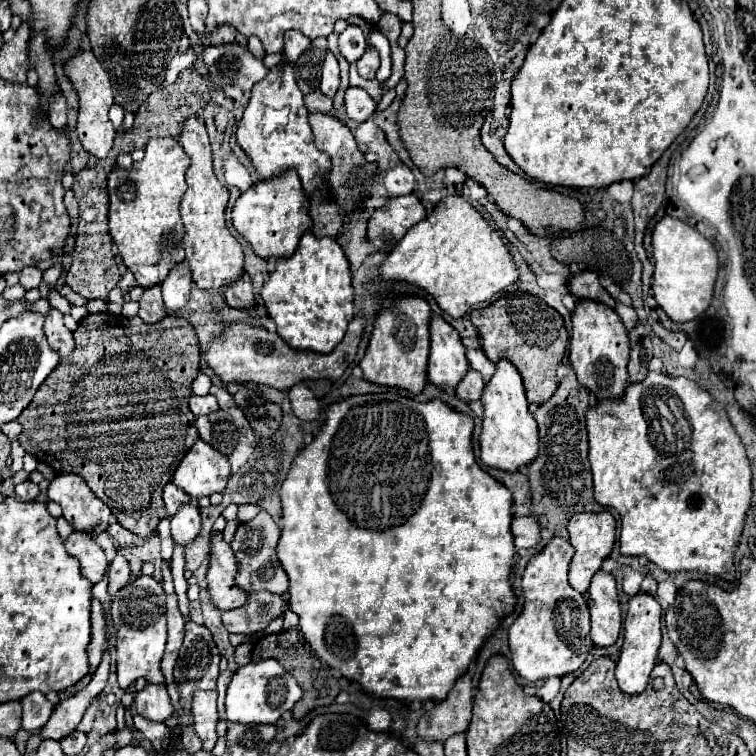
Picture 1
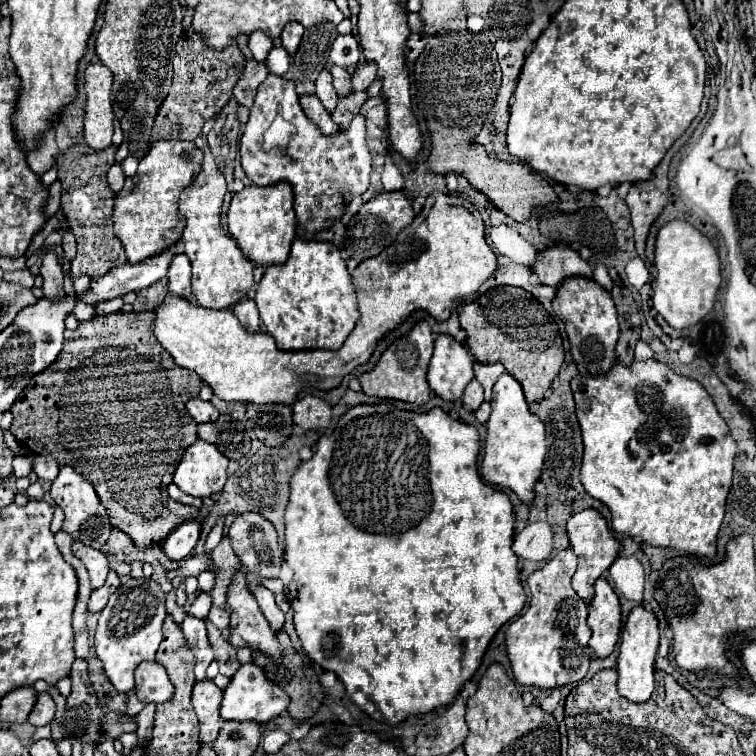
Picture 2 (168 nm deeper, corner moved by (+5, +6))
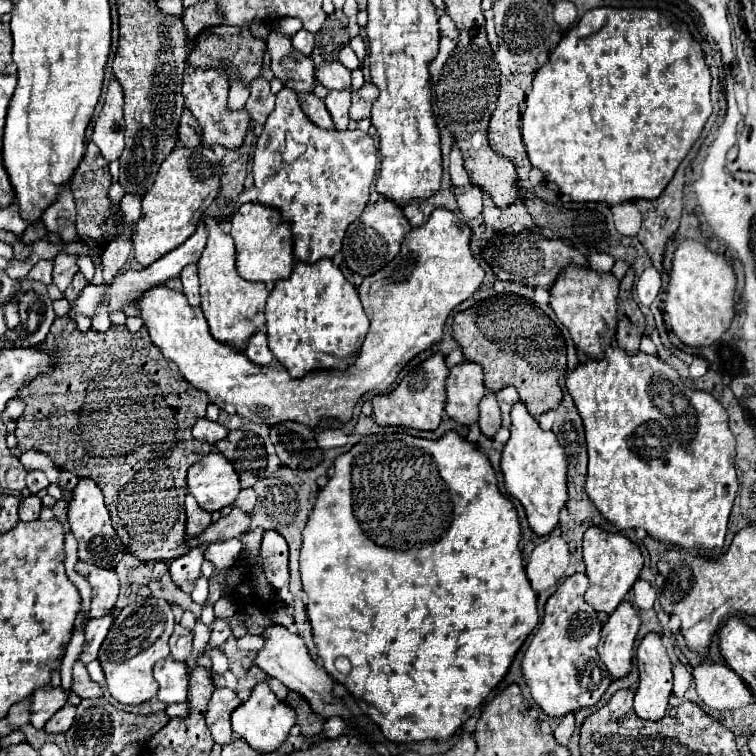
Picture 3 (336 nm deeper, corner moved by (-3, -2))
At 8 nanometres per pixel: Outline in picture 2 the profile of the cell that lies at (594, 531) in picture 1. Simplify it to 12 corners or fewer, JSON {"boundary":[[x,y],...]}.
{"boundary":[[593,508],[567,520],[579,558],[573,590],[593,596],[593,582],[619,554],[607,520]]}

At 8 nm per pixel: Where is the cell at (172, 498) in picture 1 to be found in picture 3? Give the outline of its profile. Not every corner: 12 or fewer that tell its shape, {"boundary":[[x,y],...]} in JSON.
{"boundary":[[191,494],[185,496],[185,538],[197,538],[211,524]]}

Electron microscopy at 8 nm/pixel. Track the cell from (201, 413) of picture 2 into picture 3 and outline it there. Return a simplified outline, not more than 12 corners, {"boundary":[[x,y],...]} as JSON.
{"boundary":[[201,418],[193,426],[193,438],[215,444],[227,436],[227,428]]}

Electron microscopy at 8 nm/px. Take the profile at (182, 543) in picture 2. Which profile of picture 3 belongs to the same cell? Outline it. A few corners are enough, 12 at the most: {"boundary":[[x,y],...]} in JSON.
{"boundary":[[191,548],[171,562],[169,574],[181,588],[195,582],[203,550]]}

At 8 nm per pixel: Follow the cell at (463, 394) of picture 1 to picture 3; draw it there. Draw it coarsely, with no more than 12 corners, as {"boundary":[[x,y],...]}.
{"boundary":[[493,394],[481,404],[479,426],[487,438],[501,428],[501,412]]}

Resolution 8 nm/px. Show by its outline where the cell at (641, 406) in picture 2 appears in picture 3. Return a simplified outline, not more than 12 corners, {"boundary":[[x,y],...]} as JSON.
{"boundary":[[651,354],[565,376],[619,530],[723,548],[727,410]]}

